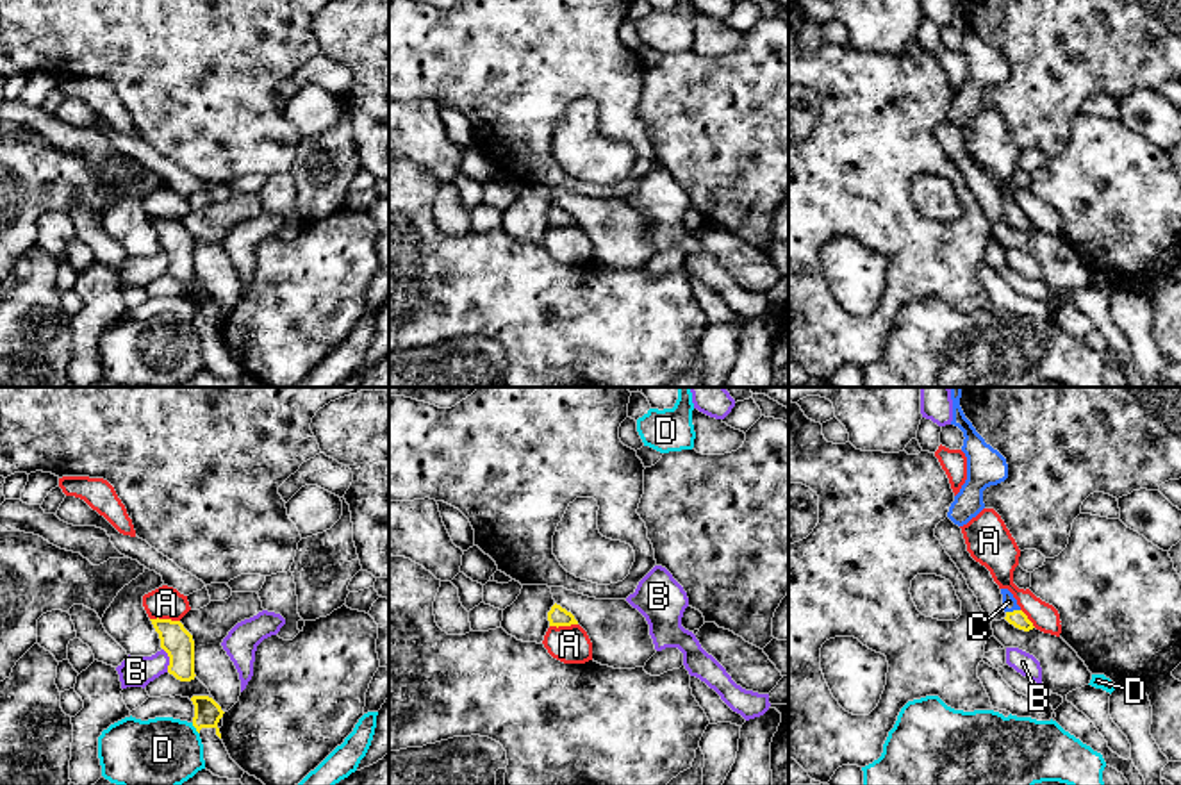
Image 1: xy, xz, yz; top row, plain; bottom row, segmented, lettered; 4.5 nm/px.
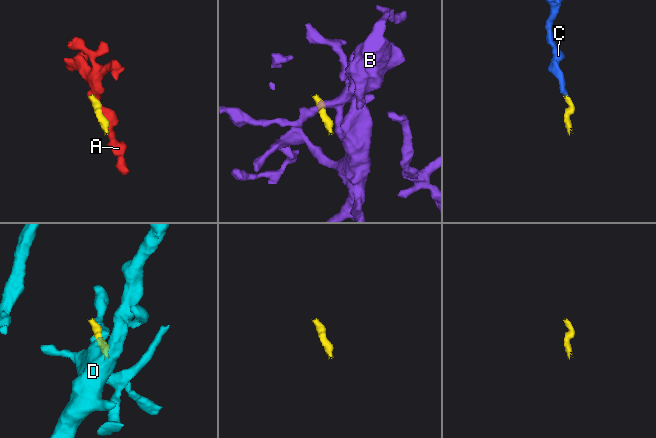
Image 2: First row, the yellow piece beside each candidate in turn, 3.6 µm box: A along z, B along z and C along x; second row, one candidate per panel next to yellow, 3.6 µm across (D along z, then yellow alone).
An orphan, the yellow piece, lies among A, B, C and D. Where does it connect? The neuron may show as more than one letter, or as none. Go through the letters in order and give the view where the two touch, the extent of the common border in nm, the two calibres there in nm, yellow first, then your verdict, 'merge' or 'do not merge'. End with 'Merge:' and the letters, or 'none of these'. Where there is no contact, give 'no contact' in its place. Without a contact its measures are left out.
A: meets yellow in xy; contact 140 nm long; 140 nm thick on the yellow side, 140 nm on the other; do not merge
B: meets yellow in xy; contact 110 nm long; 140 nm thick on the yellow side, 140 nm on the other; do not merge
C: meets yellow in yz; contact 70 nm long; 80 nm thick on the yellow side, 60 nm on the other; merge
D: meets yellow in xy; contact 70 nm long; 120 nm thick on the yellow side, 300 nm on the other; do not merge
Merge: C

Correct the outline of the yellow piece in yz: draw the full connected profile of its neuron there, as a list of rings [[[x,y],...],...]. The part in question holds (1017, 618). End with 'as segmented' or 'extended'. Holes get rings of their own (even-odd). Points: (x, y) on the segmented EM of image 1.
[[[1001,589],[1001,594],[1003,594],[1003,607],[1004,607],[1004,612],[1006,612],[1004,619],[1019,630],[1024,630],[1024,632],[1033,630],[1035,628],[1033,623],[1020,610],[1013,594],[1008,589]]] | extended

